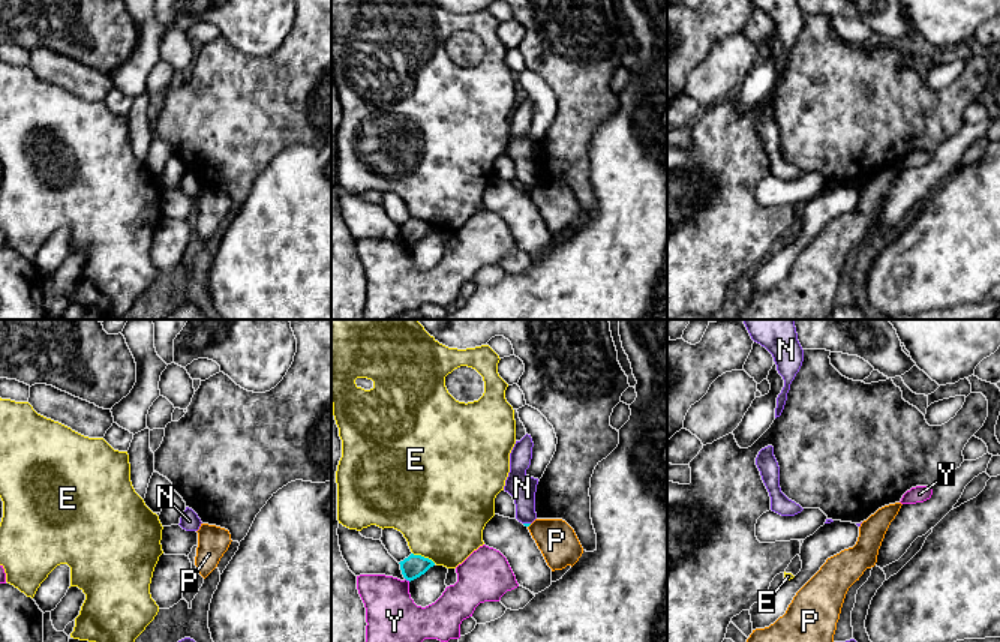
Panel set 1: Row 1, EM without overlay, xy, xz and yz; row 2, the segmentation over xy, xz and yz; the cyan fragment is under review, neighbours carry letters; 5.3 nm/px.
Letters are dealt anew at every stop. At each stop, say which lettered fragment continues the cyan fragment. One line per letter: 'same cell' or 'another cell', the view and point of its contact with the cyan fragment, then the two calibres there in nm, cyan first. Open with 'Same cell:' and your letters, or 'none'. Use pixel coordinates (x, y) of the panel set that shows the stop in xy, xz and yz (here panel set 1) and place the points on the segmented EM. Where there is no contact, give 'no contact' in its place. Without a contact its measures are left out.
Same cell: none
E: another cell; meets cyan in xz at (423, 557); 120 nm thick on the cyan side, 460 nm on the other
N: another cell; meets cyan in xz at (526, 524); 20 nm thick on the cyan side, 150 nm on the other
P: another cell; no contact
Y: another cell; meets cyan in xz at (408, 579); 120 nm thick on the cyan side, 280 nm on the other

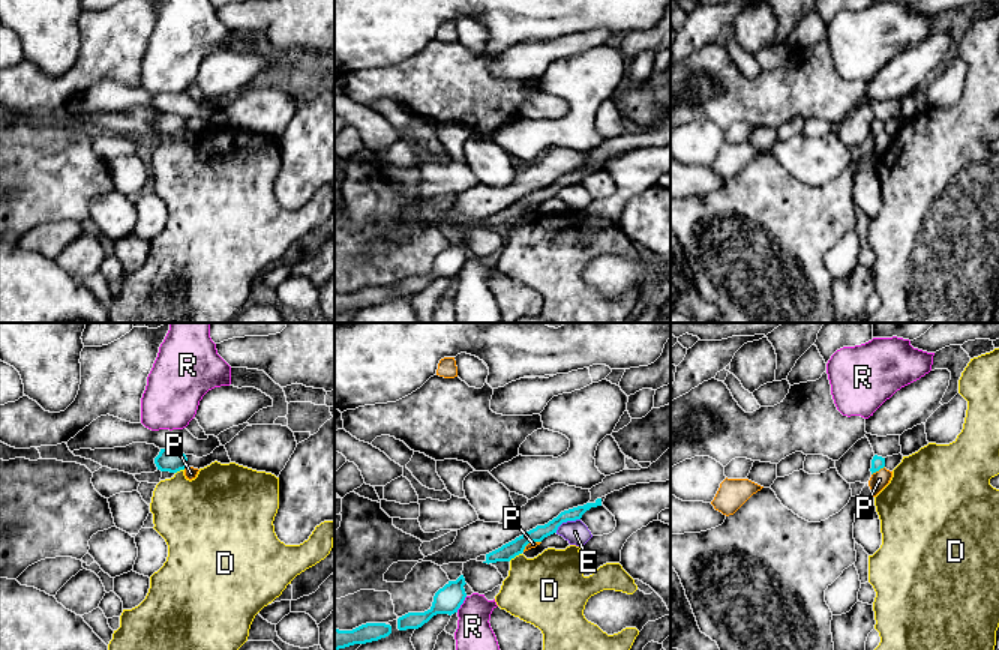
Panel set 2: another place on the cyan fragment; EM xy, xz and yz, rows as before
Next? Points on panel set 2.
Same cell: none
D: another cell; meets cyan in xz at (515, 556); 90 nm thick on the cyan side, 380 nm on the other
E: another cell; meets cyan in xz at (566, 521); 80 nm thick on the cyan side, 120 nm on the other
P: another cell; meets cyan in yz at (878, 470); 70 nm thick on the cyan side, 90 nm on the other
R: another cell; meets cyan in xz at (462, 602); 140 nm thick on the cyan side, 190 nm on the other

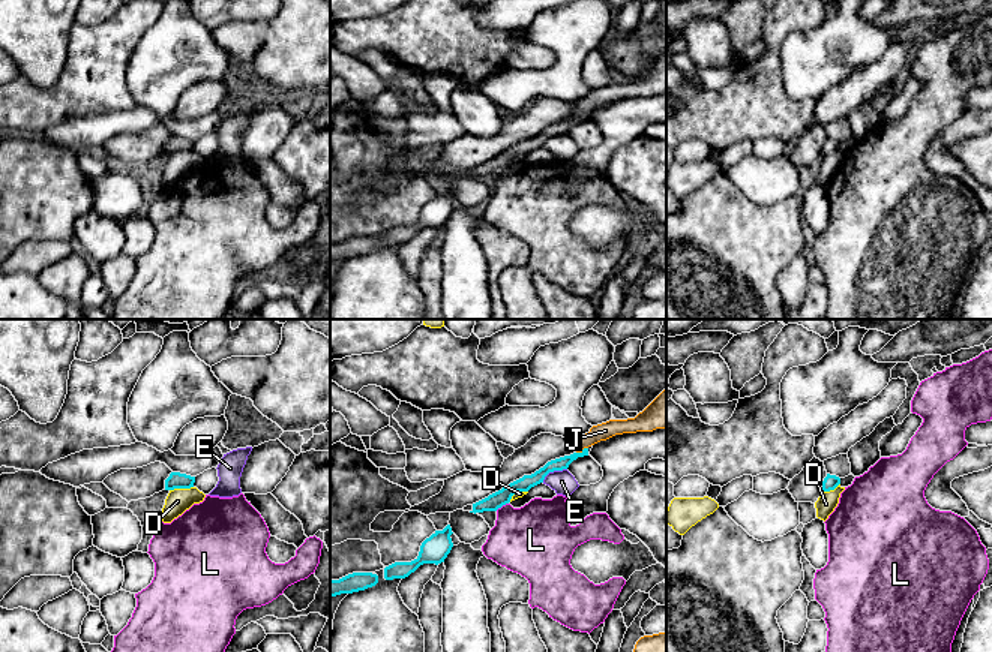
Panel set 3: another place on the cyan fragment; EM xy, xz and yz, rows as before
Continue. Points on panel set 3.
Same cell: J
D: another cell; meets cyan in xy at (180, 487); 90 nm thick on the cyan side, 130 nm on the other
E: another cell; meets cyan in xz at (553, 471); 80 nm thick on the cyan side, 120 nm on the other
J: same cell; meets cyan in xz at (583, 450); 70 nm thick on the cyan side, 90 nm on the other
L: another cell; meets cyan in xz at (502, 505); 90 nm thick on the cyan side, 380 nm on the other

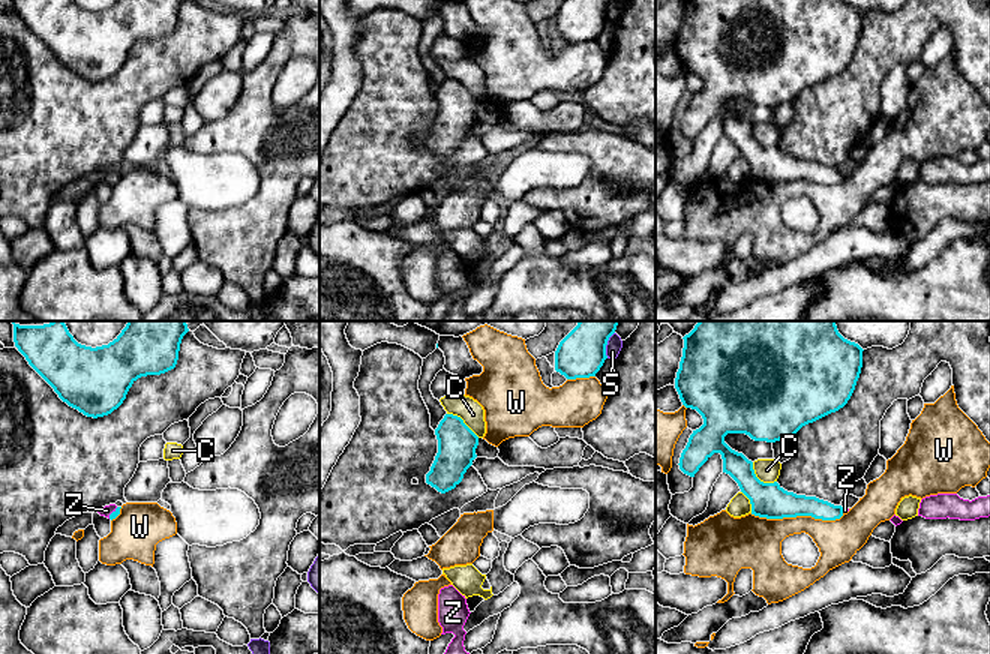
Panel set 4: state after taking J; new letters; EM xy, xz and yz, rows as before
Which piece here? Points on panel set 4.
Same cell: Z
C: another cell; meets cyan in yz at (758, 479); 190 nm thick on the cyan side, 130 nm on the other
S: another cell; meets cyan in xz at (606, 344); 260 nm thick on the cyan side, 80 nm on the other
W: another cell; meets cyan in yz at (797, 515); 190 nm thick on the cyan side, 260 nm on the other
Z: same cell; meets cyan in xy at (111, 513); 40 nm thick on the cyan side, 60 nm on the other

